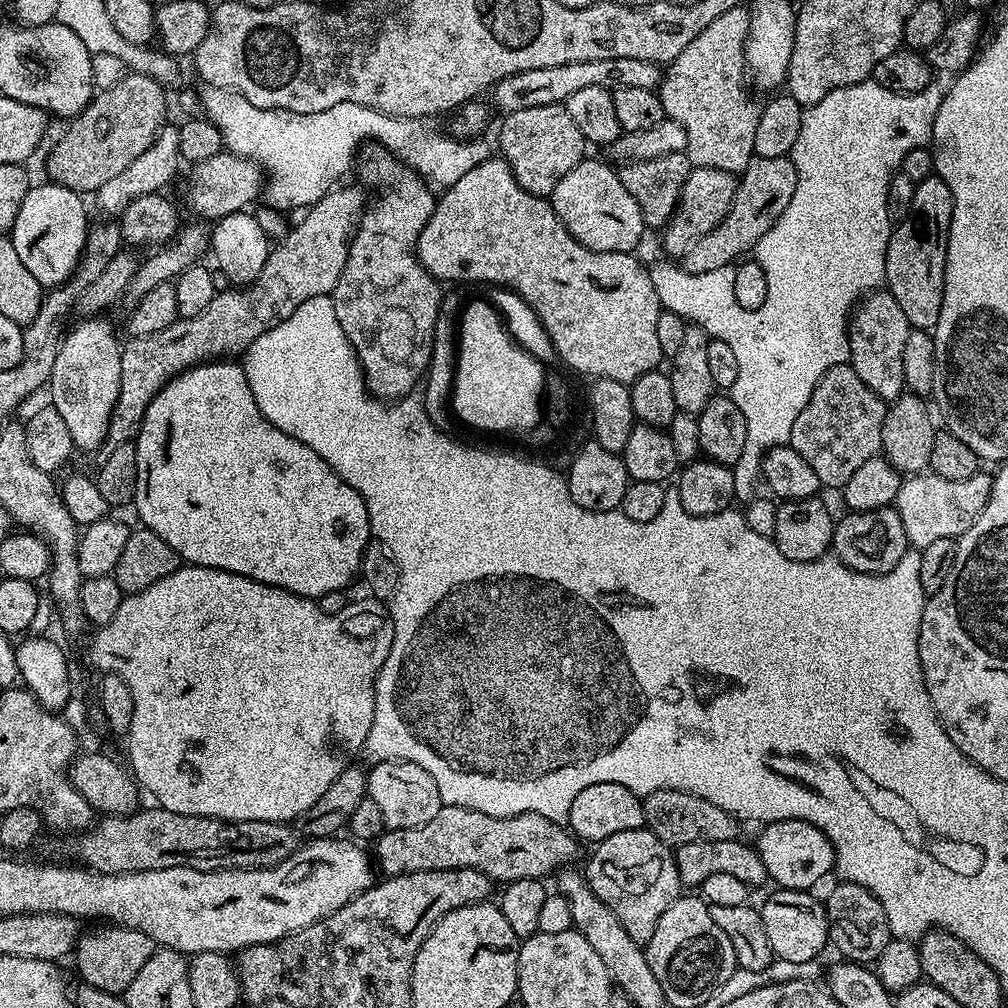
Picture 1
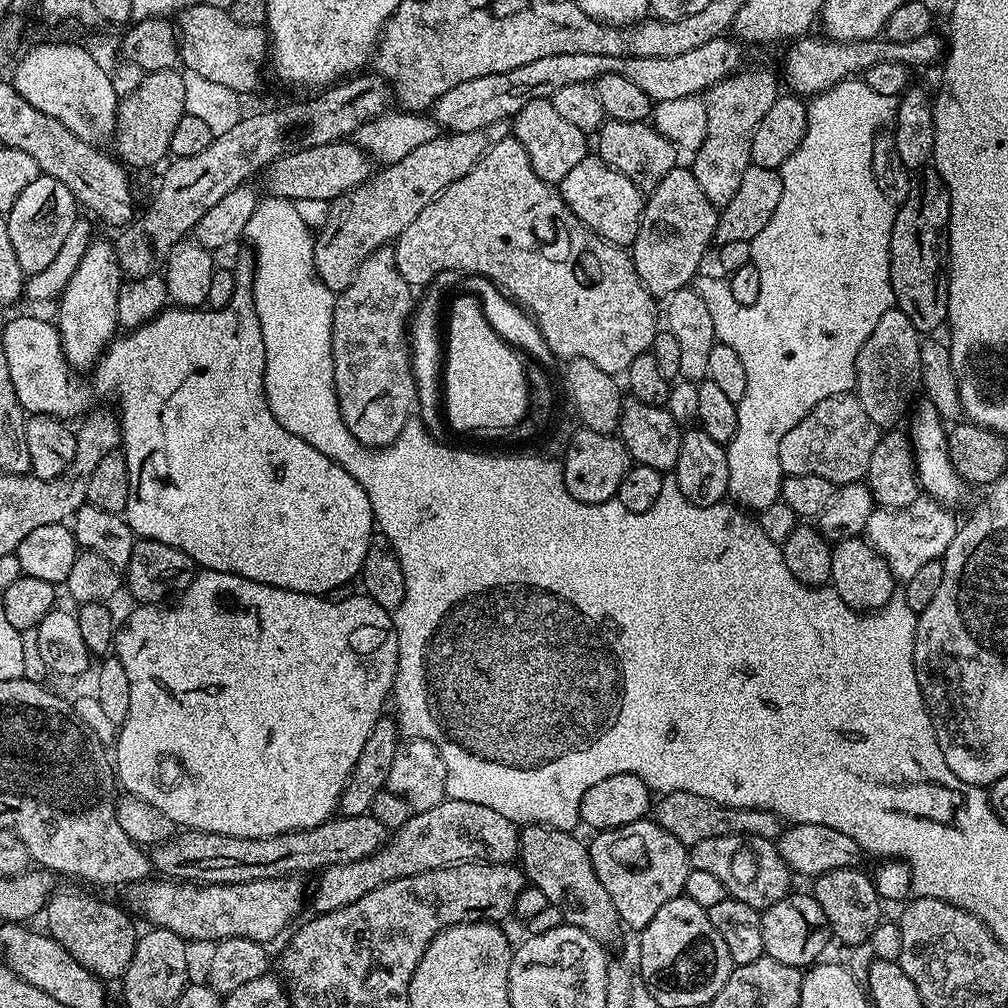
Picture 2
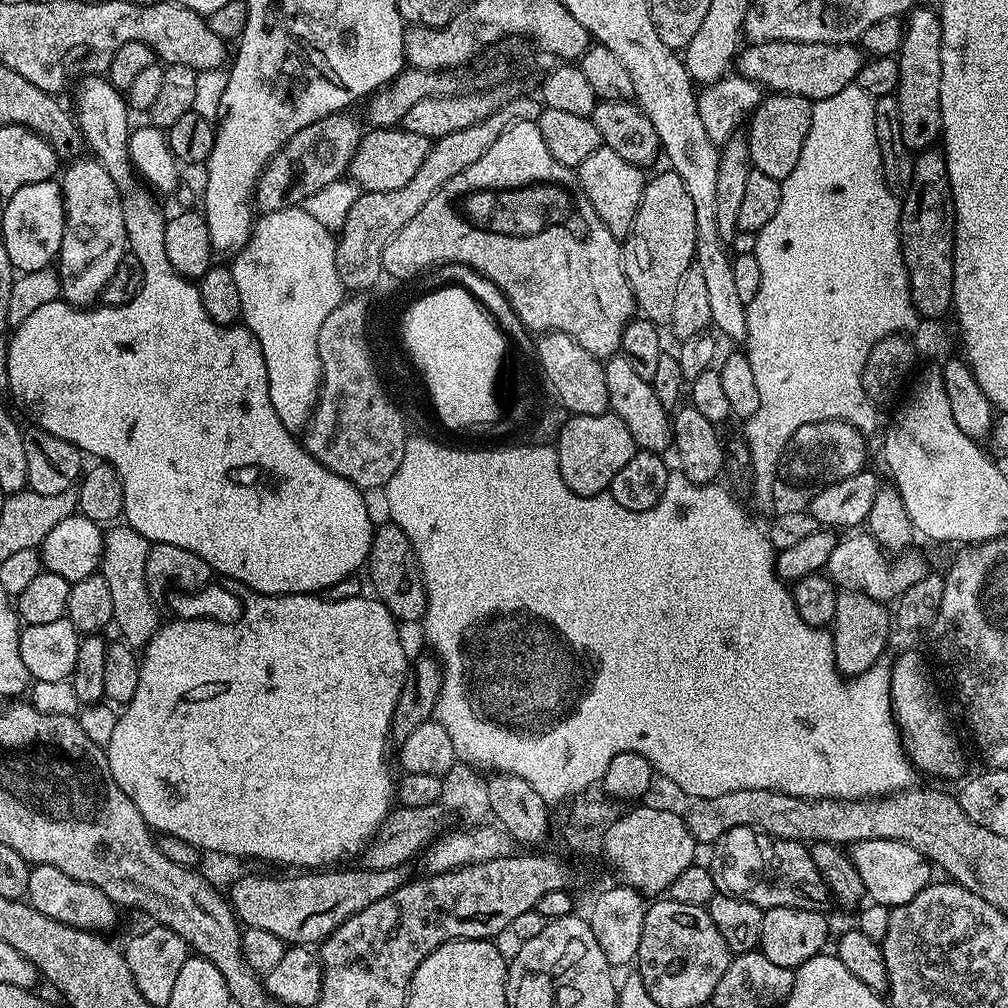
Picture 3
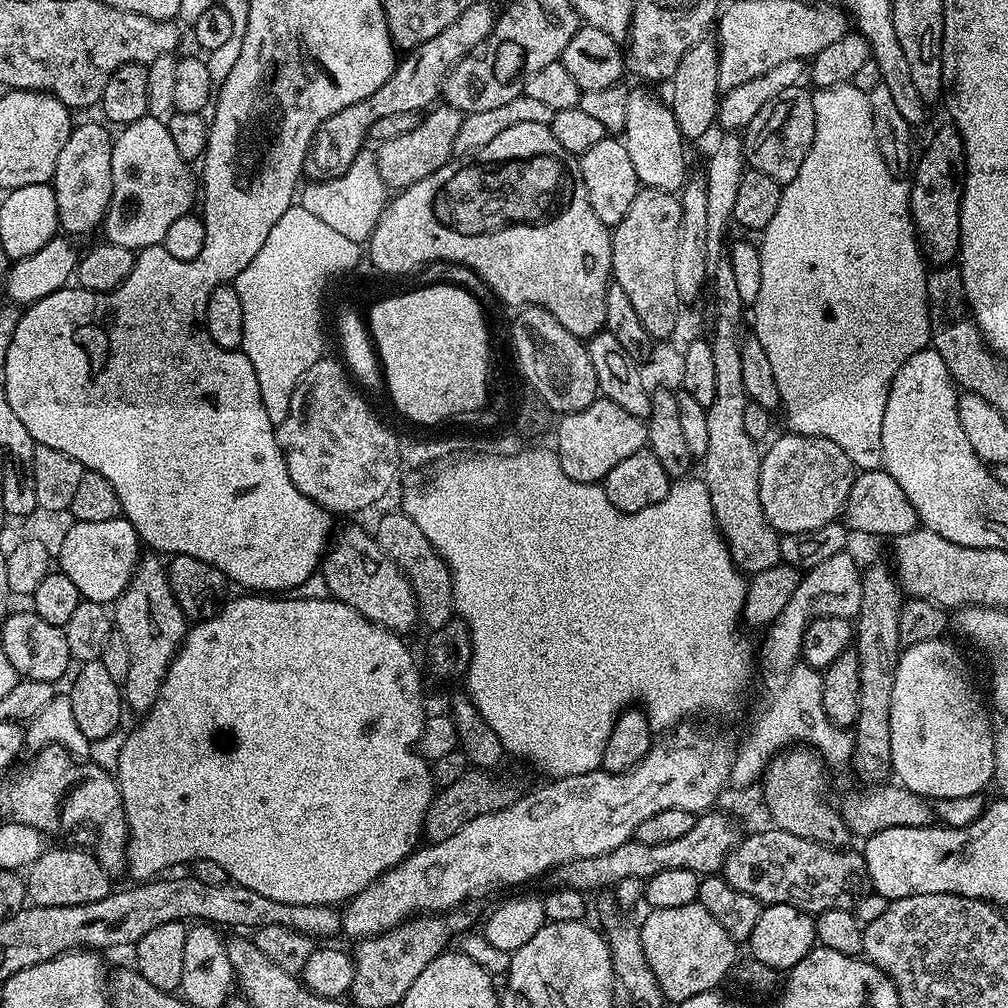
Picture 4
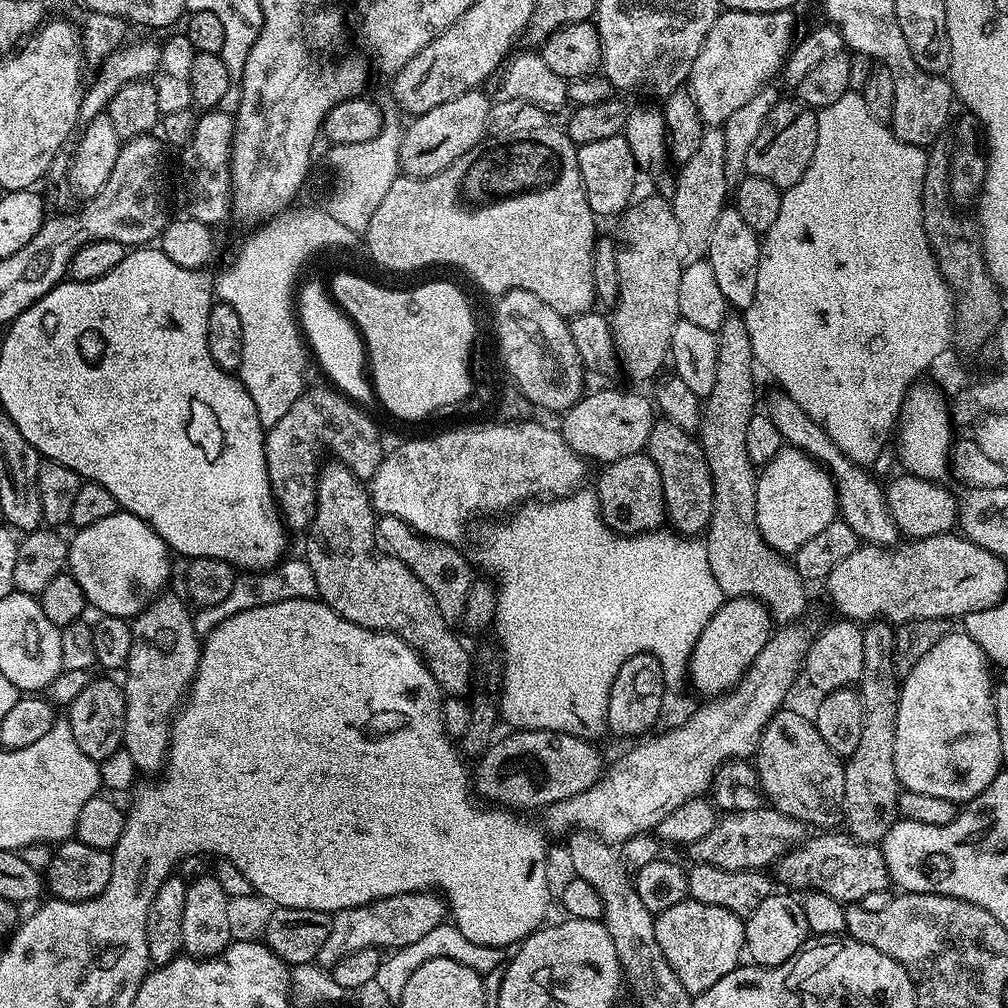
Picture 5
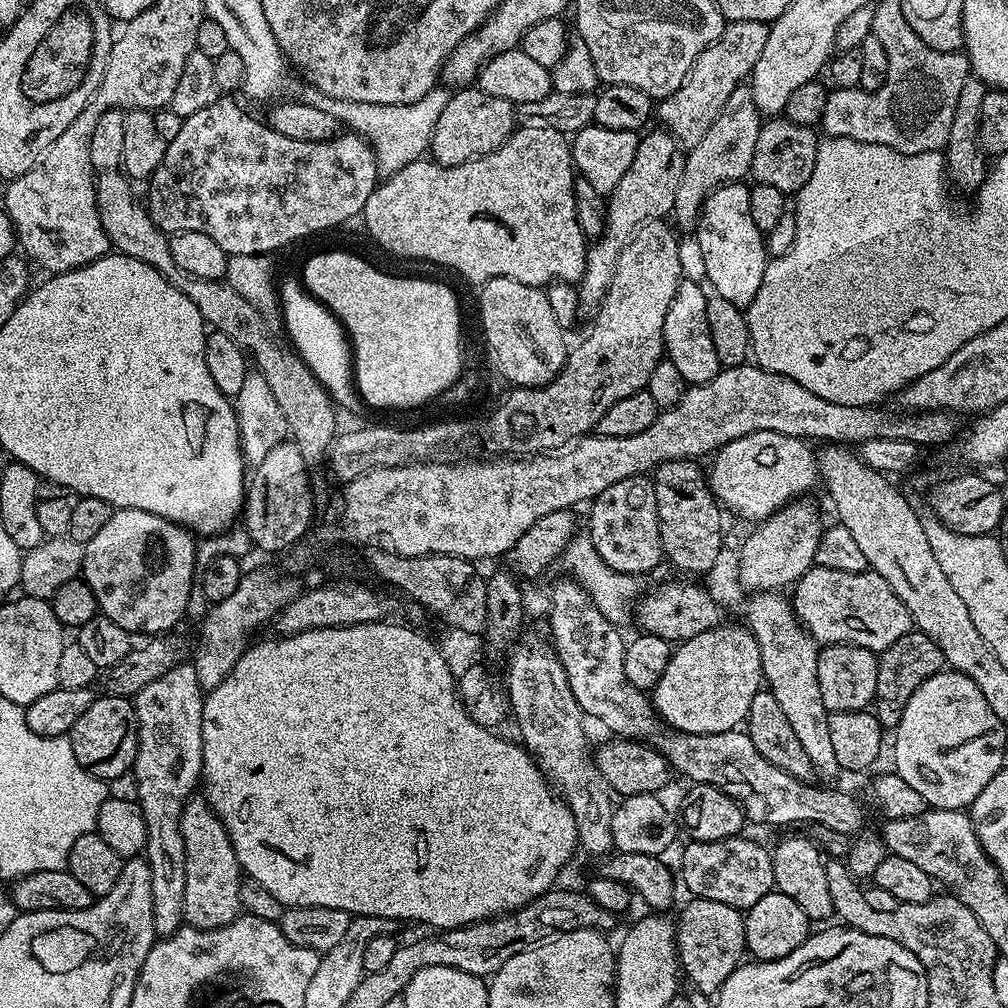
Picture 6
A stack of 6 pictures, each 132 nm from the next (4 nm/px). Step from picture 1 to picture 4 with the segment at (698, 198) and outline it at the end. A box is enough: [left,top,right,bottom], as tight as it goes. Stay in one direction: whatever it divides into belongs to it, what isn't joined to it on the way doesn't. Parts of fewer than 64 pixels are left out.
[611,186,682,342]

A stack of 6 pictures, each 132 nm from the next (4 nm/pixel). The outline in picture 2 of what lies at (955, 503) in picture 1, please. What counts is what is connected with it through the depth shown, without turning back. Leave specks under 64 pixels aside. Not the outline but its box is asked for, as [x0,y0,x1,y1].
[866,498,958,582]

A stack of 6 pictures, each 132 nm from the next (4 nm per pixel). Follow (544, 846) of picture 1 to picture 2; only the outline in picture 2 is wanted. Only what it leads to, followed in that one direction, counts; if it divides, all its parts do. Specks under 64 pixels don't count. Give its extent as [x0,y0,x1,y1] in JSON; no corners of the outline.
[310,798,520,913]

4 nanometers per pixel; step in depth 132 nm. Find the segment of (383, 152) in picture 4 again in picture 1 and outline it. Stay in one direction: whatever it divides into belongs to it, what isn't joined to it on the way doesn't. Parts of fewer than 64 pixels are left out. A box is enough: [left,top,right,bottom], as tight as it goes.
[188,151,266,222]

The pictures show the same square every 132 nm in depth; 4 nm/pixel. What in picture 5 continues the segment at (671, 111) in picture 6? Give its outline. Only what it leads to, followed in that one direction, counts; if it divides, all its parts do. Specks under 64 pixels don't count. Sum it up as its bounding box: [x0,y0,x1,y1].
[686,11,793,126]

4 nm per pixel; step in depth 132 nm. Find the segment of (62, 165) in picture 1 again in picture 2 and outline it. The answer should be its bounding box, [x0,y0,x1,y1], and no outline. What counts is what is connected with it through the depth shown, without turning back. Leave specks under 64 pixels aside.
[114,68,185,169]

